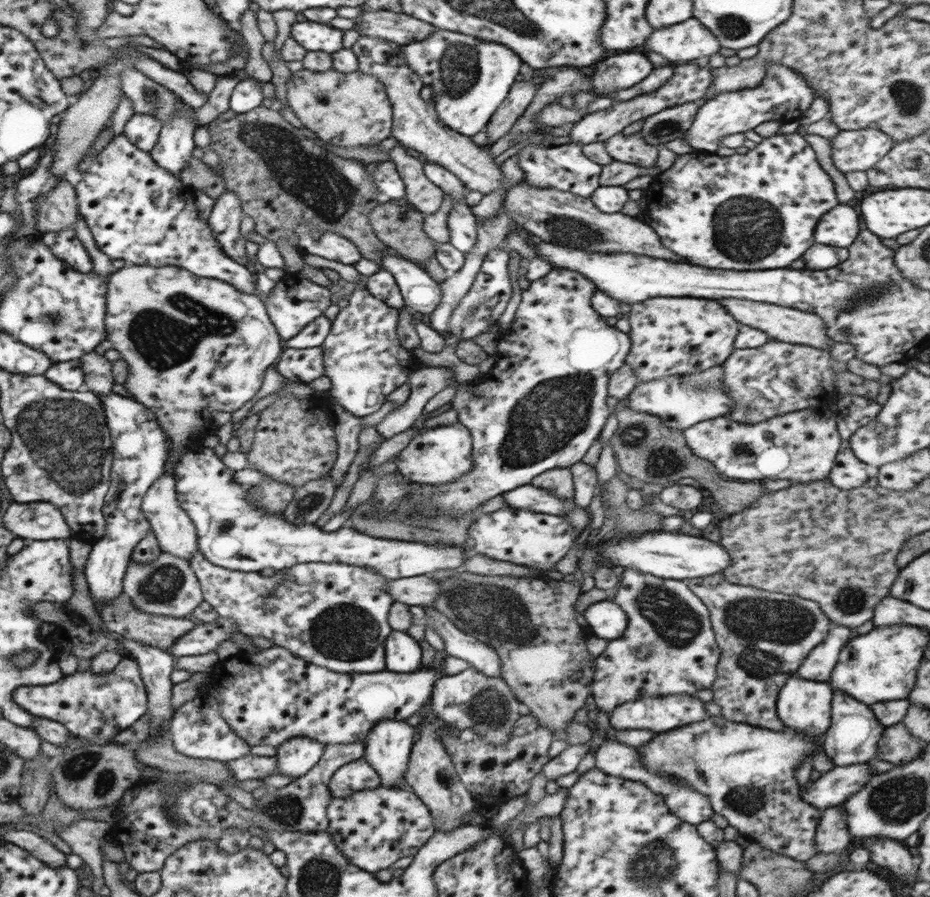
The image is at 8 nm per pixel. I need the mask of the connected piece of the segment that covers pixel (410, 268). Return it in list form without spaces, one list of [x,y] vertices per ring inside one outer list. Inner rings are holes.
[[[394,251],[383,252],[381,264],[393,274],[407,307],[422,314],[432,314],[438,308],[443,295],[441,286],[424,268]]]

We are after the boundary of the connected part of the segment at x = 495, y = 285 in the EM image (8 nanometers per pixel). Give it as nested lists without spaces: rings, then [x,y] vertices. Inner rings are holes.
[[[493,248],[482,261],[480,270],[470,287],[470,290],[459,300],[449,318],[449,330],[458,340],[476,338],[486,333],[498,323],[504,314],[508,300],[512,296],[512,284],[508,275],[507,264],[509,251]]]

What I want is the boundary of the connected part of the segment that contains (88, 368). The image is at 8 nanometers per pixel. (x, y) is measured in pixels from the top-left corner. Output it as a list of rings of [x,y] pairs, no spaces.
[[[94,351],[84,356],[80,361],[83,372],[83,389],[96,395],[111,394],[114,378],[112,378],[112,363],[104,355],[98,355]]]

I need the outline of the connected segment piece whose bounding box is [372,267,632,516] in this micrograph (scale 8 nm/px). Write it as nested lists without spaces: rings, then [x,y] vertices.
[[[552,267],[546,276],[543,276],[538,280],[530,281],[528,288],[522,291],[522,300],[516,310],[514,319],[511,322],[510,329],[497,340],[499,354],[493,370],[478,383],[459,383],[454,378],[450,381],[450,385],[448,385],[452,386],[453,384],[458,384],[458,391],[456,391],[455,398],[452,399],[451,406],[452,410],[455,409],[458,412],[459,422],[471,432],[473,440],[471,461],[473,462],[474,468],[472,468],[466,476],[458,478],[456,482],[450,482],[450,484],[438,484],[438,486],[424,483],[413,483],[409,480],[406,482],[398,482],[398,472],[382,476],[380,480],[378,480],[376,490],[372,495],[373,500],[375,500],[373,506],[375,506],[377,510],[381,510],[381,512],[397,510],[402,504],[404,504],[404,507],[408,507],[408,509],[417,510],[417,508],[423,504],[423,500],[427,500],[427,497],[429,497],[431,506],[435,506],[439,514],[460,516],[461,514],[465,514],[465,512],[475,510],[475,508],[478,508],[487,500],[490,500],[495,496],[531,484],[531,481],[536,476],[543,474],[545,471],[550,471],[552,468],[570,468],[578,461],[582,461],[582,457],[592,446],[594,440],[600,436],[601,430],[604,428],[604,423],[606,423],[608,417],[613,414],[612,404],[606,401],[609,397],[608,380],[610,380],[610,376],[612,376],[614,372],[618,372],[622,366],[626,365],[626,356],[630,354],[632,348],[629,334],[618,330],[612,321],[608,321],[604,319],[603,316],[600,316],[591,305],[593,294],[597,289],[597,286],[590,279],[587,279],[581,272],[567,268]]]

